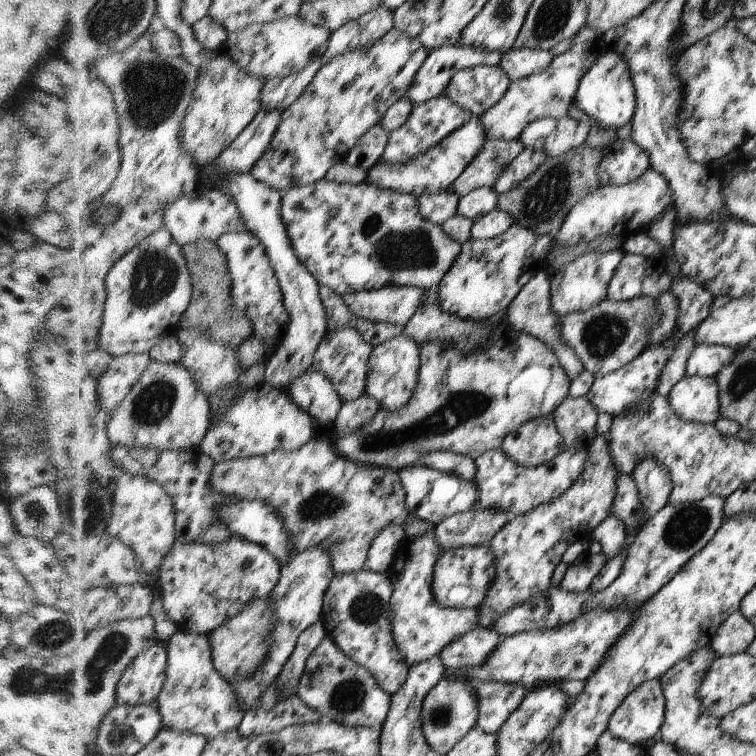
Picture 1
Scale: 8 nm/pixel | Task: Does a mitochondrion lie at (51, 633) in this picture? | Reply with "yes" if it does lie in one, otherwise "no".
yes

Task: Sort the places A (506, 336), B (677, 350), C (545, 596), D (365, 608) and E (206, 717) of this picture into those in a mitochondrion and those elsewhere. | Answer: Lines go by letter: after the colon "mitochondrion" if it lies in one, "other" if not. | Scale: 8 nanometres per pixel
A: other
B: other
C: other
D: mitochondrion
E: other

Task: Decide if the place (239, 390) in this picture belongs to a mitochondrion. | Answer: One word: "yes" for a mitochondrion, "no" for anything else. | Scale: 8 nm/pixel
no

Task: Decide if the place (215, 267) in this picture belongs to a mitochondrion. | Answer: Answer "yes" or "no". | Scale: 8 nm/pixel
no

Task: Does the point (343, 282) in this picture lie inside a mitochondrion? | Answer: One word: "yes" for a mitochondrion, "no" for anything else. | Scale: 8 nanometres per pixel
no

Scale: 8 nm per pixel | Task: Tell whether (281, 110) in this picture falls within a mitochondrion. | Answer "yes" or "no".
no

